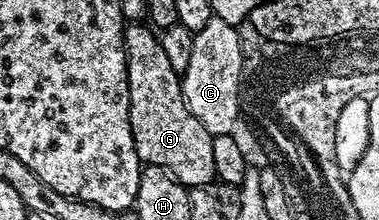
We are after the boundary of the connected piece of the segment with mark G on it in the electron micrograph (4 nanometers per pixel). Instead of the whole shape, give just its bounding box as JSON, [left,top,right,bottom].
[125,24,216,188]

